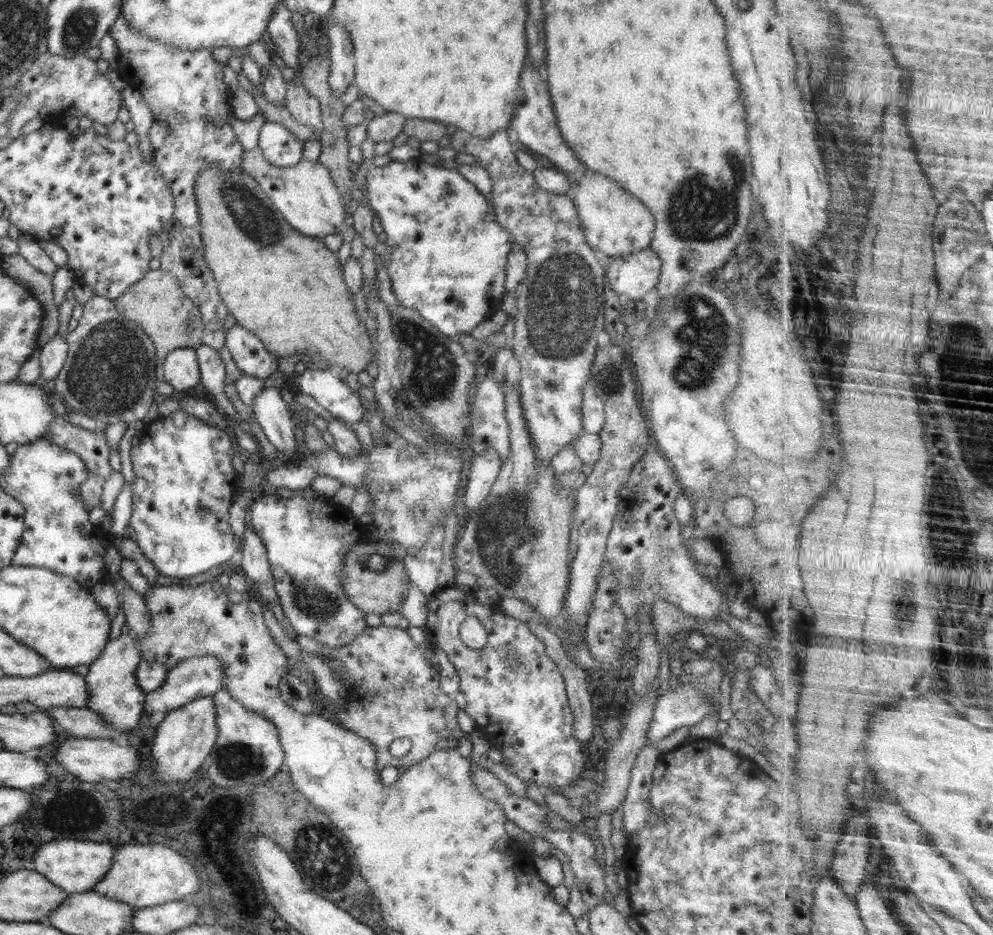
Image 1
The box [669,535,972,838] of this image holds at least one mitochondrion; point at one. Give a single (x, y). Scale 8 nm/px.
(901, 606)

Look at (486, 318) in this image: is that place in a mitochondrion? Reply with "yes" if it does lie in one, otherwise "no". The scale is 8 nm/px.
no

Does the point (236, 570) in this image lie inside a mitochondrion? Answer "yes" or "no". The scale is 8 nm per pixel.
no

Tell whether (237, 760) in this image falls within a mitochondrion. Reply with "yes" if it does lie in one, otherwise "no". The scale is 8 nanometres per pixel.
yes

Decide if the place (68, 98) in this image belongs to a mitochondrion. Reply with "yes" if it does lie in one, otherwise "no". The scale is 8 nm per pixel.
no

